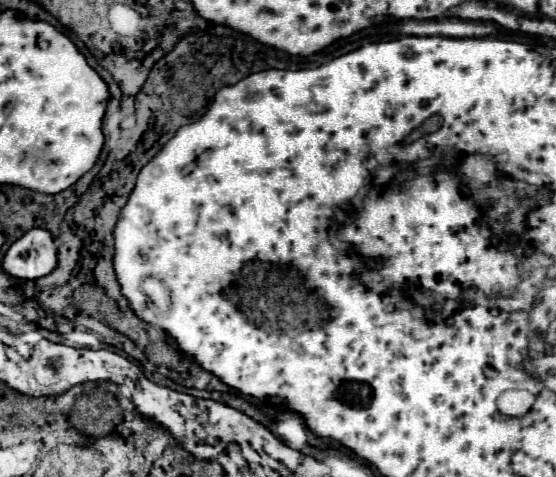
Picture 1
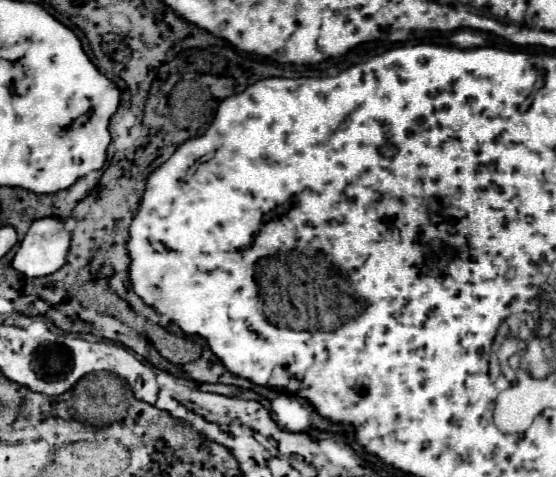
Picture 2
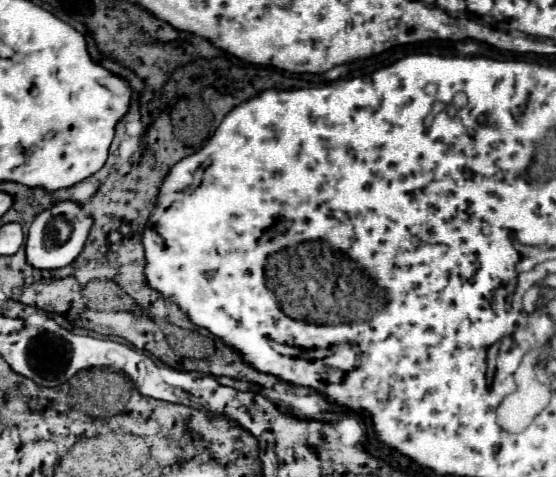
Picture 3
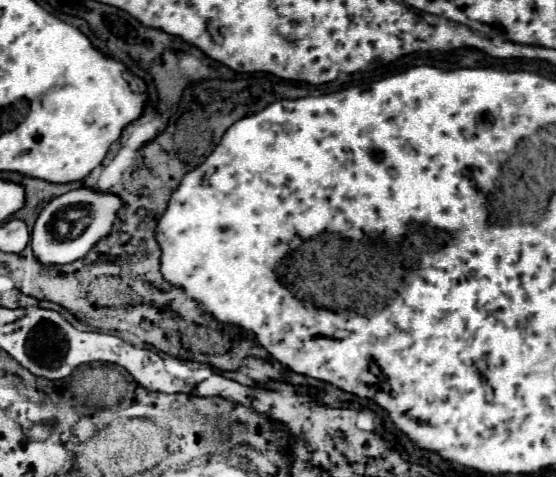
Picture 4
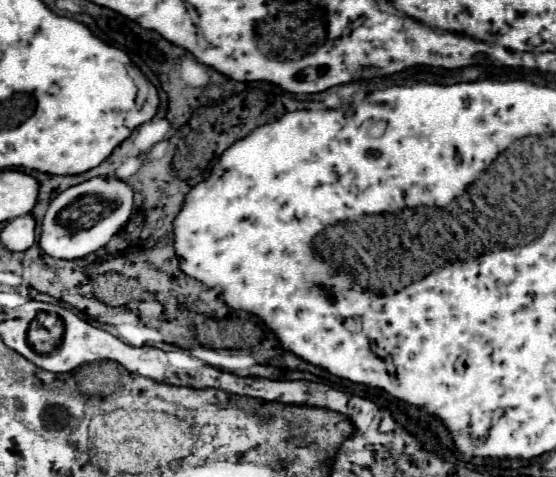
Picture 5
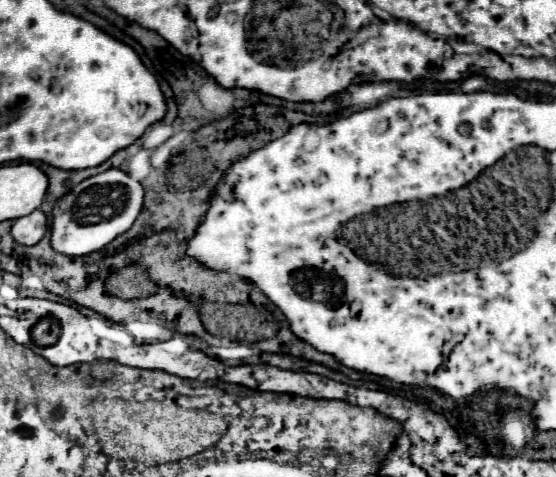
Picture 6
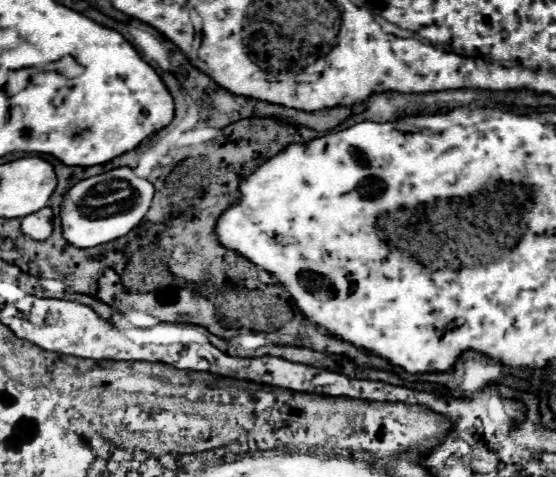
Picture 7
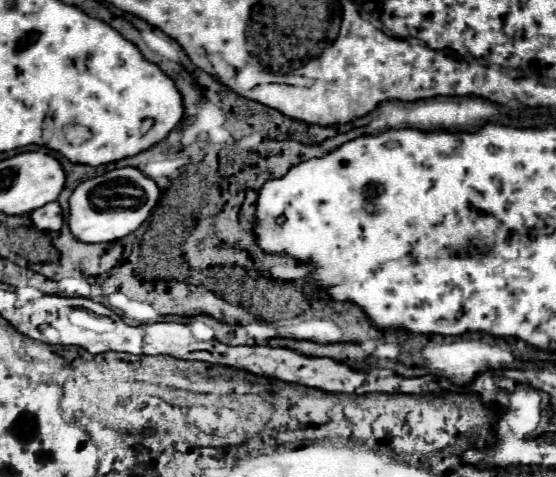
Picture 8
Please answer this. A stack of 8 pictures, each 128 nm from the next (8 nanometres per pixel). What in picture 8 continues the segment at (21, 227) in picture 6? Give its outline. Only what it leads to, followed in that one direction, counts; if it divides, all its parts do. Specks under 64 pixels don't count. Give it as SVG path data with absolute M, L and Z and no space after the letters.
M50 202L50 204L34 210L30 214L30 218L36 228L46 230L46 232L54 232L54 230L62 228L62 208L58 202Z

